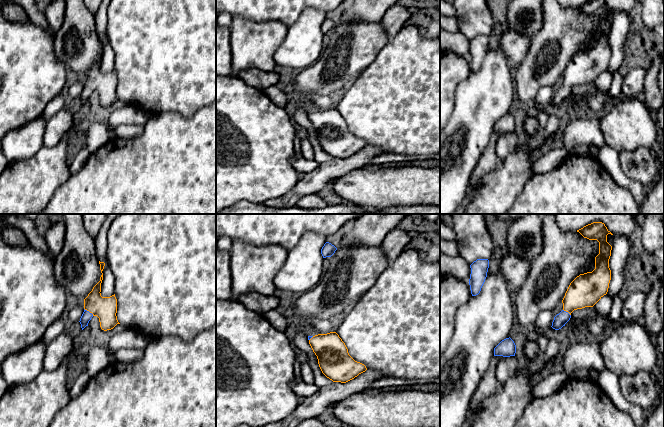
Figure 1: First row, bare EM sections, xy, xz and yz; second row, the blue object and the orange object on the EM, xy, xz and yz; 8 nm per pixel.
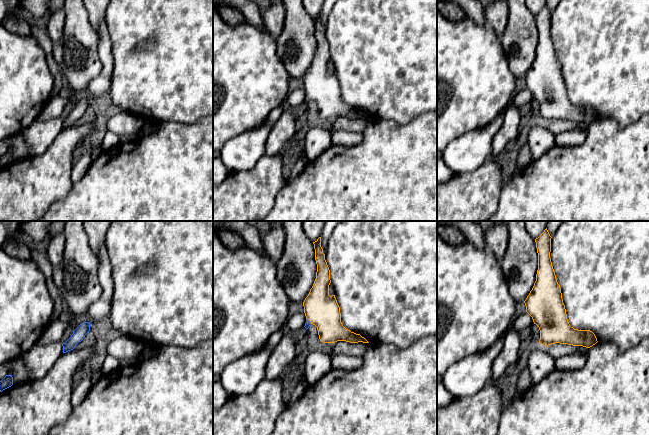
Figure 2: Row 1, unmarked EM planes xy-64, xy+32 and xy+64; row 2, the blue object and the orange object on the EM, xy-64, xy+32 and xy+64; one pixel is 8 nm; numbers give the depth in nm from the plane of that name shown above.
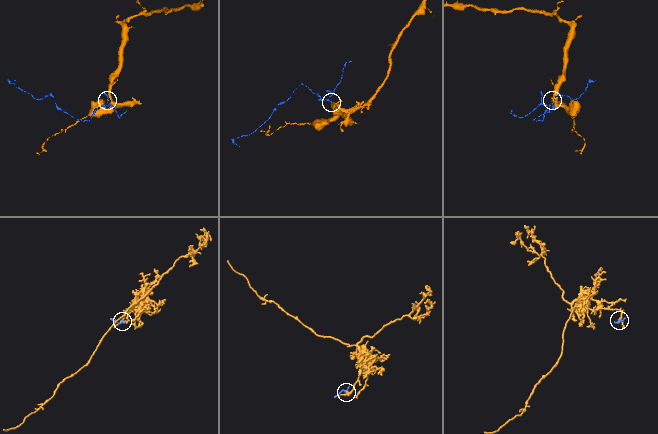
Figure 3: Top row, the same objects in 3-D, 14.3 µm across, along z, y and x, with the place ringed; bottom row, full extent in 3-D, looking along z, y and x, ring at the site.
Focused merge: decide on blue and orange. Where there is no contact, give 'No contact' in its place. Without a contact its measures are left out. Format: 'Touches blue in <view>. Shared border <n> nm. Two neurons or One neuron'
Touches blue in xy. Shared border 100 nm. One neuron

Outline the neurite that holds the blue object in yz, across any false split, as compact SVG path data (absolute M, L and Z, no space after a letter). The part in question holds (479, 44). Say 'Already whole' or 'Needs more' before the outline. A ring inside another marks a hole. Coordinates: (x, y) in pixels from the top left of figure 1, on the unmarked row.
Already whole. M477 35L471 41L471 50L469 55L469 61L472 72L476 72L480 69L481 64L487 53L489 44L488 35Z

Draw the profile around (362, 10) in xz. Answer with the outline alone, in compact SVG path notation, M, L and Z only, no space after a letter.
M354 0L353 5L341 16L338 25L347 25L353 22L380 22L386 11L395 5L398 0Z

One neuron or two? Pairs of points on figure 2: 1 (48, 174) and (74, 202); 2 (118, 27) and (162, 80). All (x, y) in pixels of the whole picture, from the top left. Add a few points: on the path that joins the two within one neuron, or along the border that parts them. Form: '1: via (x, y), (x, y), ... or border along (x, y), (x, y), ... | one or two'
1: border along (74, 183), (66, 195), (55, 200), (48, 207) | two
2: via (128, 41), (129, 52), (136, 54), (148, 66) | one

